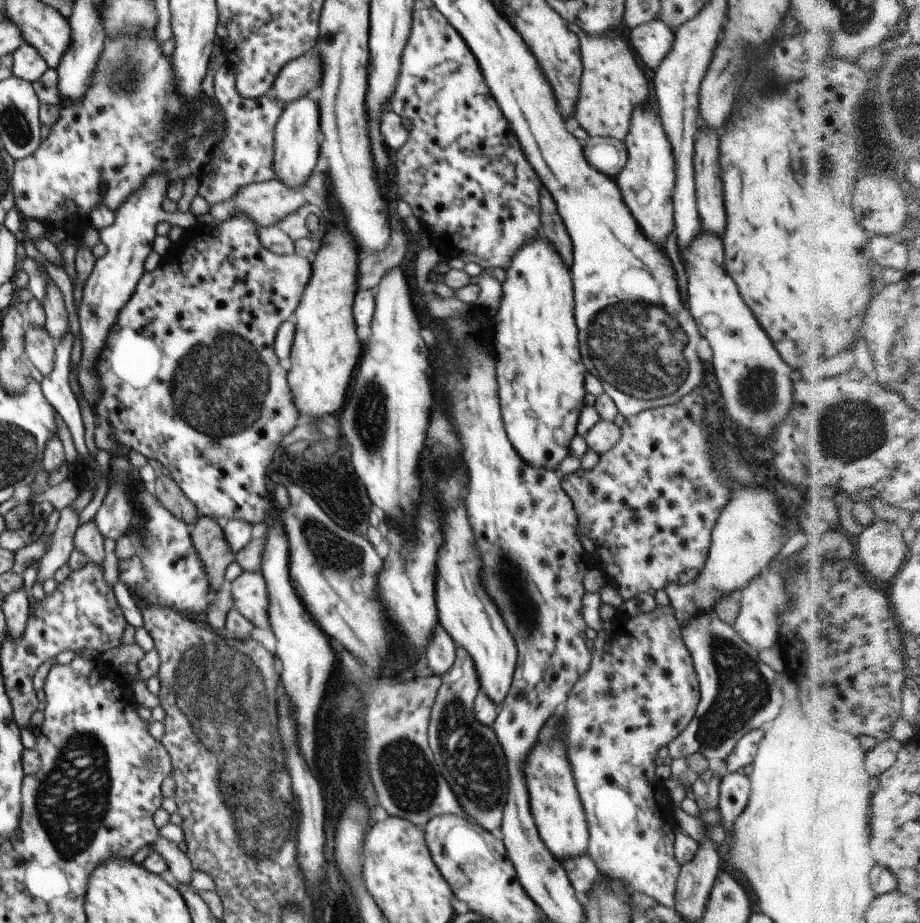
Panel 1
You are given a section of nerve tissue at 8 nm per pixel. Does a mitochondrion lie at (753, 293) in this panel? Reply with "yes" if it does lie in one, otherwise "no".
no

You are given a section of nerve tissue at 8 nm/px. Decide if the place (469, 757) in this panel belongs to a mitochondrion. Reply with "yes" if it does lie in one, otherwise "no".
yes

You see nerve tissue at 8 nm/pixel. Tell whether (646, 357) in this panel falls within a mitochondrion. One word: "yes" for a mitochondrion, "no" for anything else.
yes

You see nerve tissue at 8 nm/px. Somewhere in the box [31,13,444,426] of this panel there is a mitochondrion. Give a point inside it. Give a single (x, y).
(127, 76)

